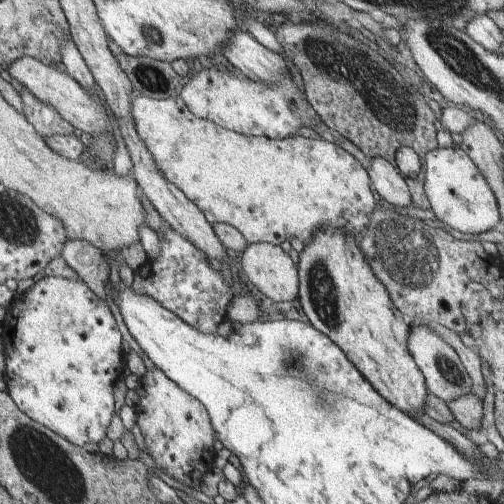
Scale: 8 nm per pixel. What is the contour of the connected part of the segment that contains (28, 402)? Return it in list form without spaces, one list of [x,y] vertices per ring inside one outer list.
[[[45,277],[40,282],[36,282],[27,292],[19,294],[15,298],[12,305],[7,307],[5,320],[3,345],[1,347],[4,351],[4,356],[6,356],[6,371],[3,386],[13,400],[17,401],[17,408],[21,409],[26,416],[46,426],[46,428],[50,428],[52,432],[58,433],[62,438],[72,442],[72,444],[77,445],[79,448],[84,448],[90,453],[98,453],[98,444],[100,444],[100,440],[104,440],[104,436],[108,432],[108,426],[112,422],[112,416],[114,416],[114,394],[112,394],[114,382],[124,372],[124,362],[122,362],[122,334],[120,334],[120,330],[116,326],[116,318],[112,316],[110,308],[84,282],[78,282],[78,279],[70,280],[62,277]]]

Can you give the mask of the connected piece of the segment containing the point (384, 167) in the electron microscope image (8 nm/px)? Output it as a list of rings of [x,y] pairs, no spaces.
[[[371,158],[370,179],[374,182],[375,192],[382,196],[383,201],[395,207],[411,207],[412,197],[396,164],[386,158]]]

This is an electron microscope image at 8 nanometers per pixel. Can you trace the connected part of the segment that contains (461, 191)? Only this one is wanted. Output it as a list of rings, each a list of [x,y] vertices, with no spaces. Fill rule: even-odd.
[[[461,147],[436,148],[429,151],[422,162],[424,192],[436,218],[452,229],[470,234],[480,234],[500,228],[501,217],[496,196],[486,178]]]

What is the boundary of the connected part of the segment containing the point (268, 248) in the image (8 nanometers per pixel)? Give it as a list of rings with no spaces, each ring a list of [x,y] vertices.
[[[250,244],[242,254],[246,283],[274,301],[291,302],[300,295],[297,265],[280,245]]]

